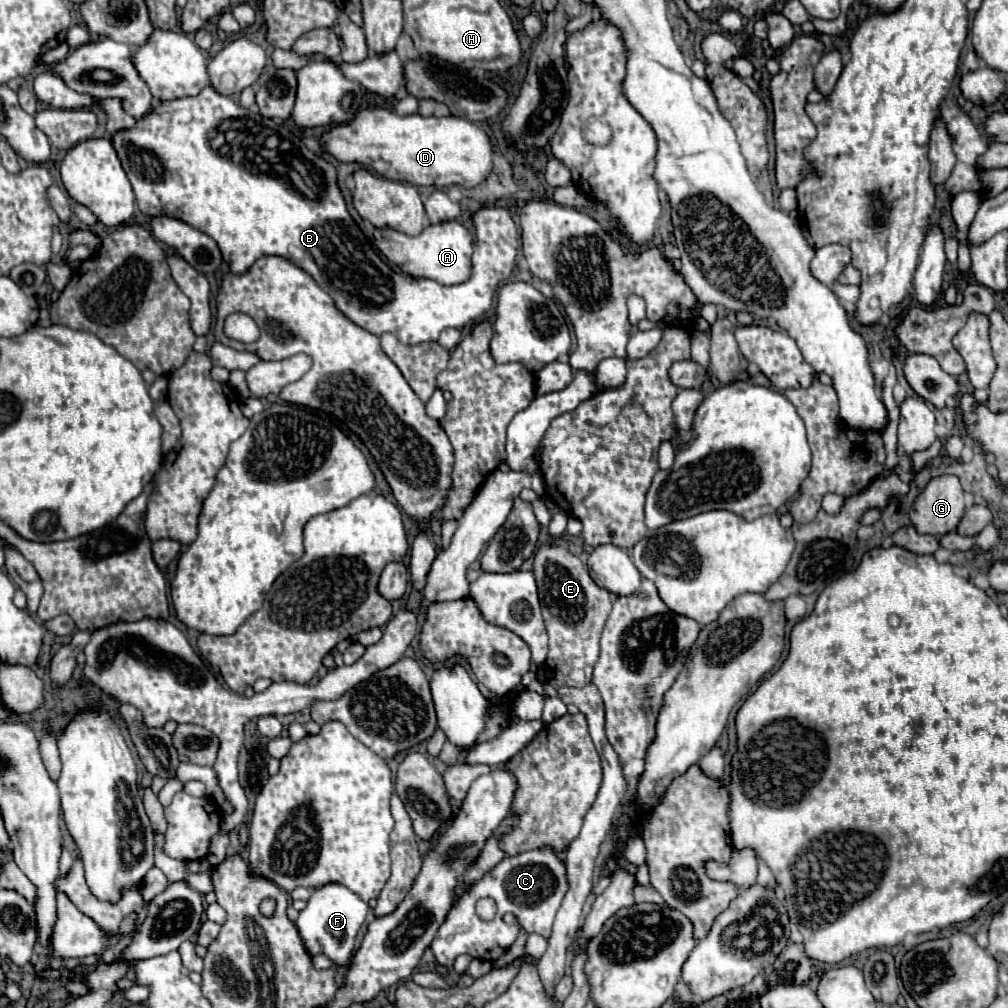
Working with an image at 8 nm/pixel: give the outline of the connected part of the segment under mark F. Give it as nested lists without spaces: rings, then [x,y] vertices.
[[[330,882],[330,884],[314,888],[314,892],[312,892],[312,896],[308,900],[308,906],[300,912],[300,916],[296,920],[298,932],[300,932],[308,952],[312,956],[322,952],[332,962],[348,966],[348,960],[350,960],[354,944],[356,944],[356,934],[358,934],[360,926],[366,920],[368,908],[370,906],[358,894],[348,890],[344,884]]]

